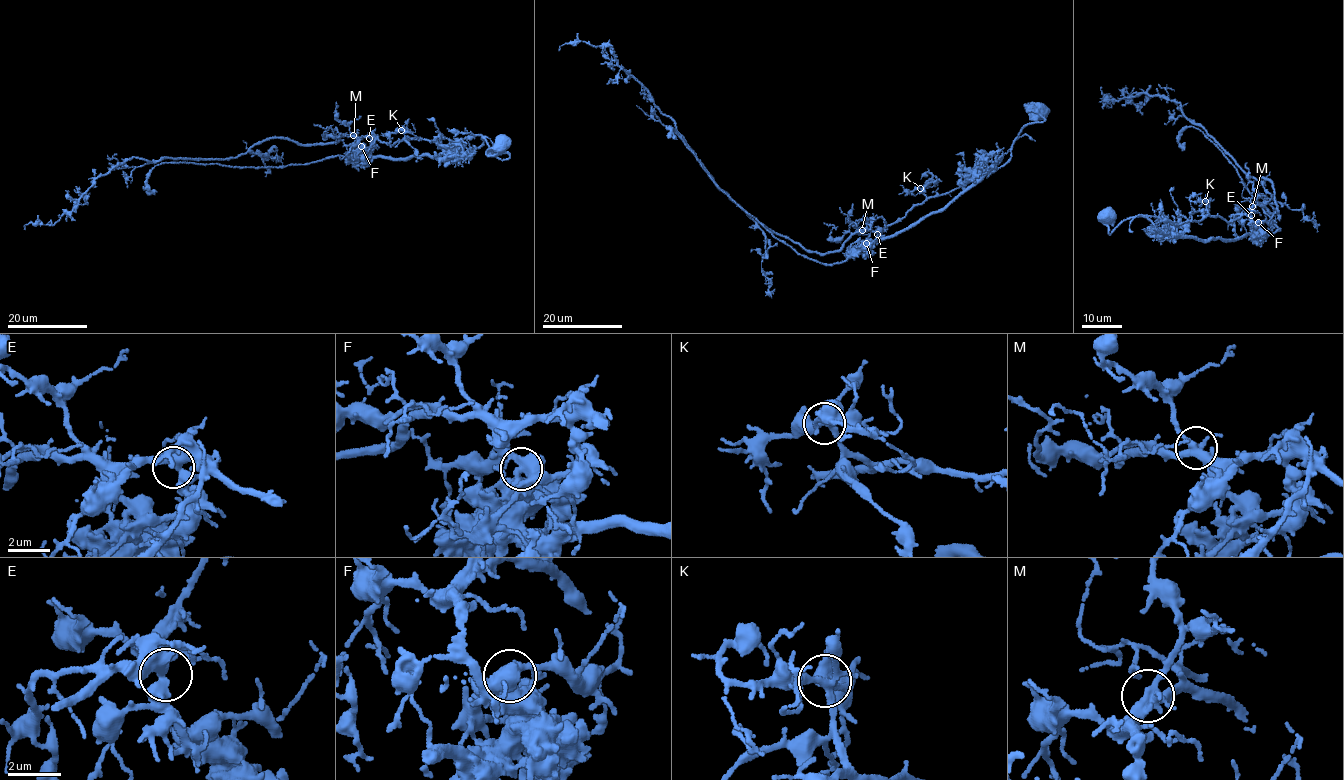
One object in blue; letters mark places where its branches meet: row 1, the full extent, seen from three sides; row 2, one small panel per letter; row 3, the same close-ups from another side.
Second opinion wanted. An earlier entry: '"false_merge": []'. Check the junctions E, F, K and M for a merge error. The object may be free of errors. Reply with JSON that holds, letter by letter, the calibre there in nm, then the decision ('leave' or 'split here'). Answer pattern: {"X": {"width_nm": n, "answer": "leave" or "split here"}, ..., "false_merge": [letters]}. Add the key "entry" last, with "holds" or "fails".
{"E": {"width_nm": 420, "answer": "leave"}, "F": {"width_nm": 460, "answer": "split here"}, "K": {"width_nm": 380, "answer": "leave"}, "M": {"width_nm": 360, "answer": "leave"}, "false_merge": ["F"], "entry": "fails"}

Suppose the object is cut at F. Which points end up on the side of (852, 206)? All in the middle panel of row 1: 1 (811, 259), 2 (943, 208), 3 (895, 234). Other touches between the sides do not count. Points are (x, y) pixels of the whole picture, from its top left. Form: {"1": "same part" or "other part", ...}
{"1": "other part", "2": "other part", "3": "other part"}

